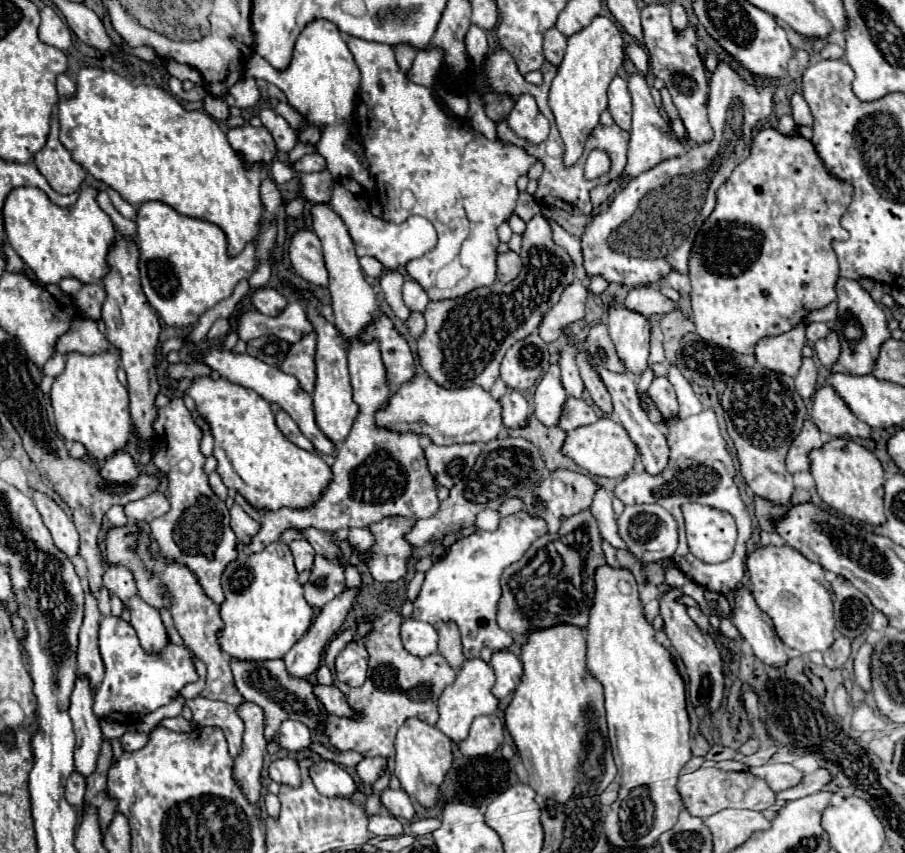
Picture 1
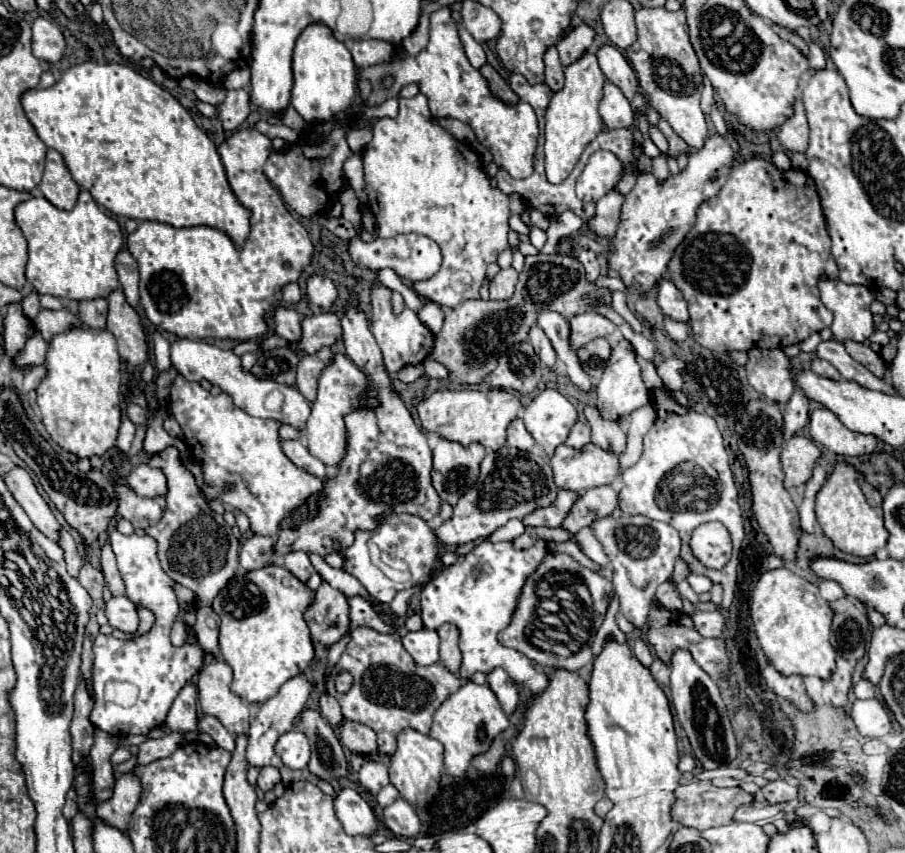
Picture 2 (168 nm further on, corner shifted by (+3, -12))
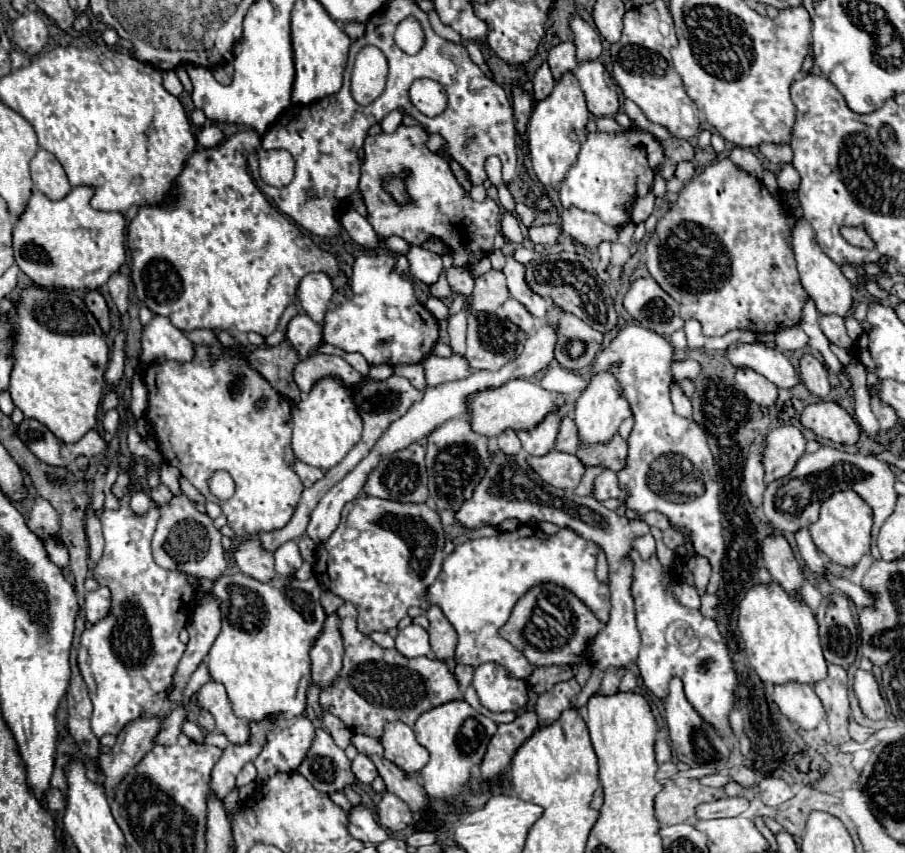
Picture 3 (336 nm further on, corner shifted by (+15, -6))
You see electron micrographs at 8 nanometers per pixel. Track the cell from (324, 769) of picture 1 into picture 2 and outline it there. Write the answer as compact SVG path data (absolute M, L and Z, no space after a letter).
M343 787L343 791L337 793L333 805L335 805L335 815L341 821L345 833L363 837L377 835L377 819L373 815L373 809L357 791Z

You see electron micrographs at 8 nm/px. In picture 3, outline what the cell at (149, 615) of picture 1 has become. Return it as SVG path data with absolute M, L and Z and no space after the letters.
M99 587L97 591L85 597L85 613L89 623L97 623L99 619L111 613L111 591L107 587Z

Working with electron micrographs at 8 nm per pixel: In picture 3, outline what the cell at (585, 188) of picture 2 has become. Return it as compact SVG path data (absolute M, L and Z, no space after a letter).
M629 129L619 135L589 133L581 145L575 165L567 171L559 191L563 207L579 207L595 213L607 225L623 225L629 217L625 207L637 197L645 197L653 183L655 169L663 161L663 149L655 137L645 131Z

